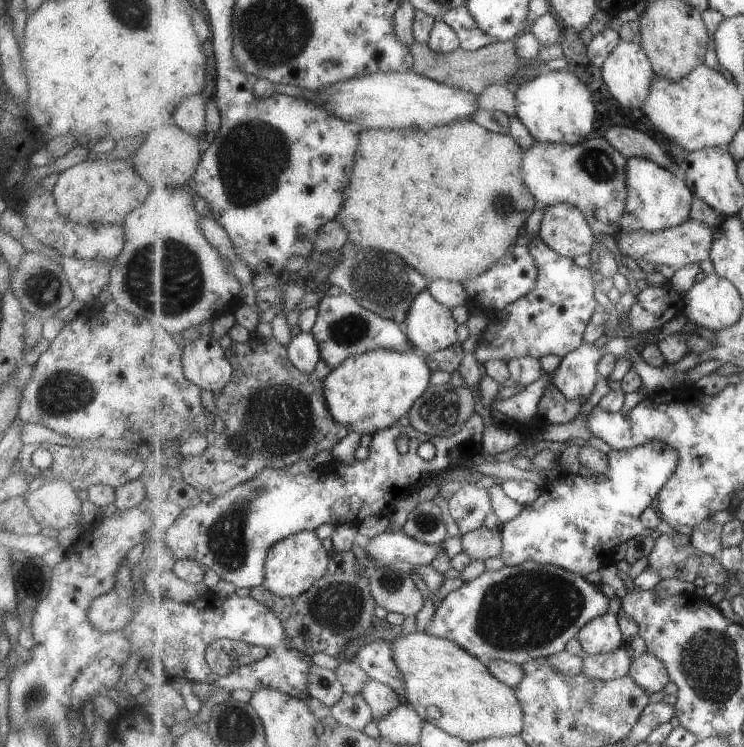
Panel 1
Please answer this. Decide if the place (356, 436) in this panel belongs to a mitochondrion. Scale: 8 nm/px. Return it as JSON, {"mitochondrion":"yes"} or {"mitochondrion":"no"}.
{"mitochondrion":"no"}

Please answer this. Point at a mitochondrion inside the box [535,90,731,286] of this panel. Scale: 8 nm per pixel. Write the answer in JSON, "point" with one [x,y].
{"point":[599,165]}

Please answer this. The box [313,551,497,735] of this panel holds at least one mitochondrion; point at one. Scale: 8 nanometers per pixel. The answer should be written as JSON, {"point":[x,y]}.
{"point":[390,582]}

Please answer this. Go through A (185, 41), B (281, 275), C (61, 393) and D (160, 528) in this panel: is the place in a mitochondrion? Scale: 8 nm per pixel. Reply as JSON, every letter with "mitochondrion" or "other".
{"A":"other","B":"other","C":"mitochondrion","D":"other"}

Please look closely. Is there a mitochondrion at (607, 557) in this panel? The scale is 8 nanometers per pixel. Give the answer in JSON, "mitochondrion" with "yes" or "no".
{"mitochondrion":"no"}

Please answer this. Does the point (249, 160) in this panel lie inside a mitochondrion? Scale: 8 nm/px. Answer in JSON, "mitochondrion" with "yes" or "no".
{"mitochondrion":"yes"}

